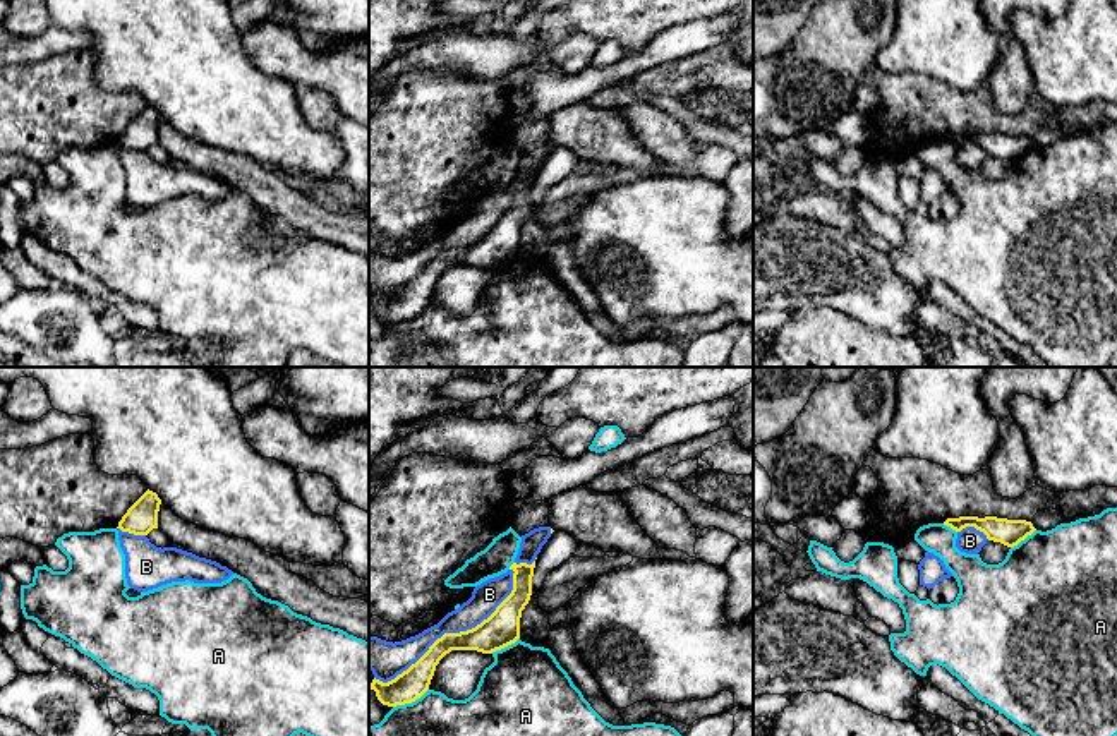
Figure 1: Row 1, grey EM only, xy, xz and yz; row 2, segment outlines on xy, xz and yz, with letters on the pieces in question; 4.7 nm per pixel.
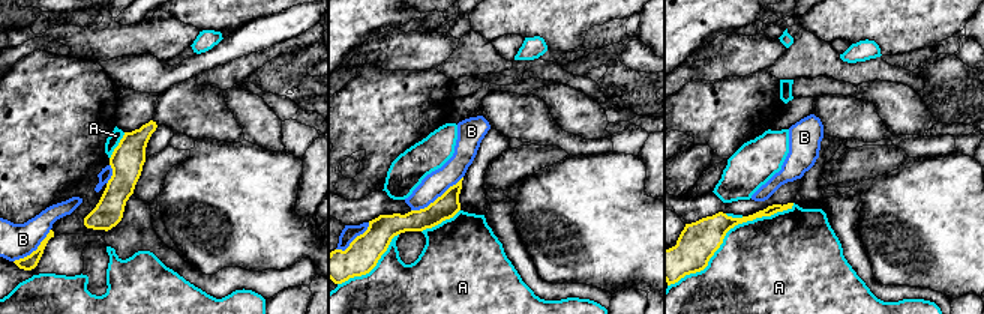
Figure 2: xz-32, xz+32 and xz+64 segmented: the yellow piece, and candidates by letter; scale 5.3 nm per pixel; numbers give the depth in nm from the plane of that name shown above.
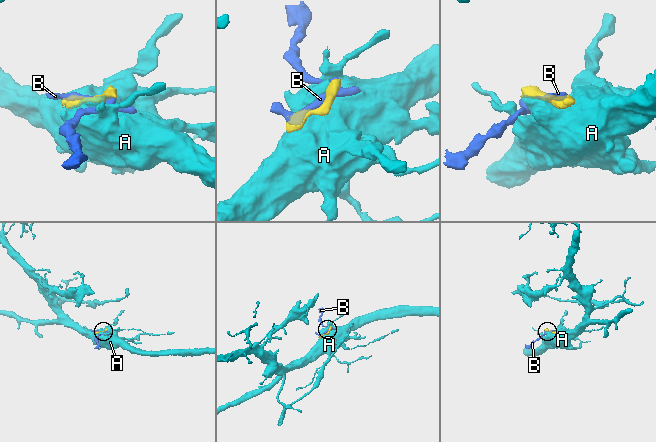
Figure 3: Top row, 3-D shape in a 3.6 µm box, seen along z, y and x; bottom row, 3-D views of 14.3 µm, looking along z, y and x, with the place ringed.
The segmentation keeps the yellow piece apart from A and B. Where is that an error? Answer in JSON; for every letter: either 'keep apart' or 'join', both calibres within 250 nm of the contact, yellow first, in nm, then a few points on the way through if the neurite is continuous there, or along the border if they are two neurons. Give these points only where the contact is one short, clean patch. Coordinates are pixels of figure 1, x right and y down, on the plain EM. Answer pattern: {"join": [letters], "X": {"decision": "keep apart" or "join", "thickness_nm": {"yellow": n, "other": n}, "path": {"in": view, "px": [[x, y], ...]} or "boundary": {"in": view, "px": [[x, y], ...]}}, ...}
{"join": [], "A": {"decision": "keep apart", "thickness_nm": {"yellow": 140, "other": 500}}, "B": {"decision": "keep apart", "thickness_nm": {"yellow": 170, "other": 140}}}

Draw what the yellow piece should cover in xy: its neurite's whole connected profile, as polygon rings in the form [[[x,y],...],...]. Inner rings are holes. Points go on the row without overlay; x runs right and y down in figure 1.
[[[146,106],[122,132],[118,142],[122,148],[134,151],[148,151],[153,144],[158,144],[158,127],[161,115],[156,108]]]

